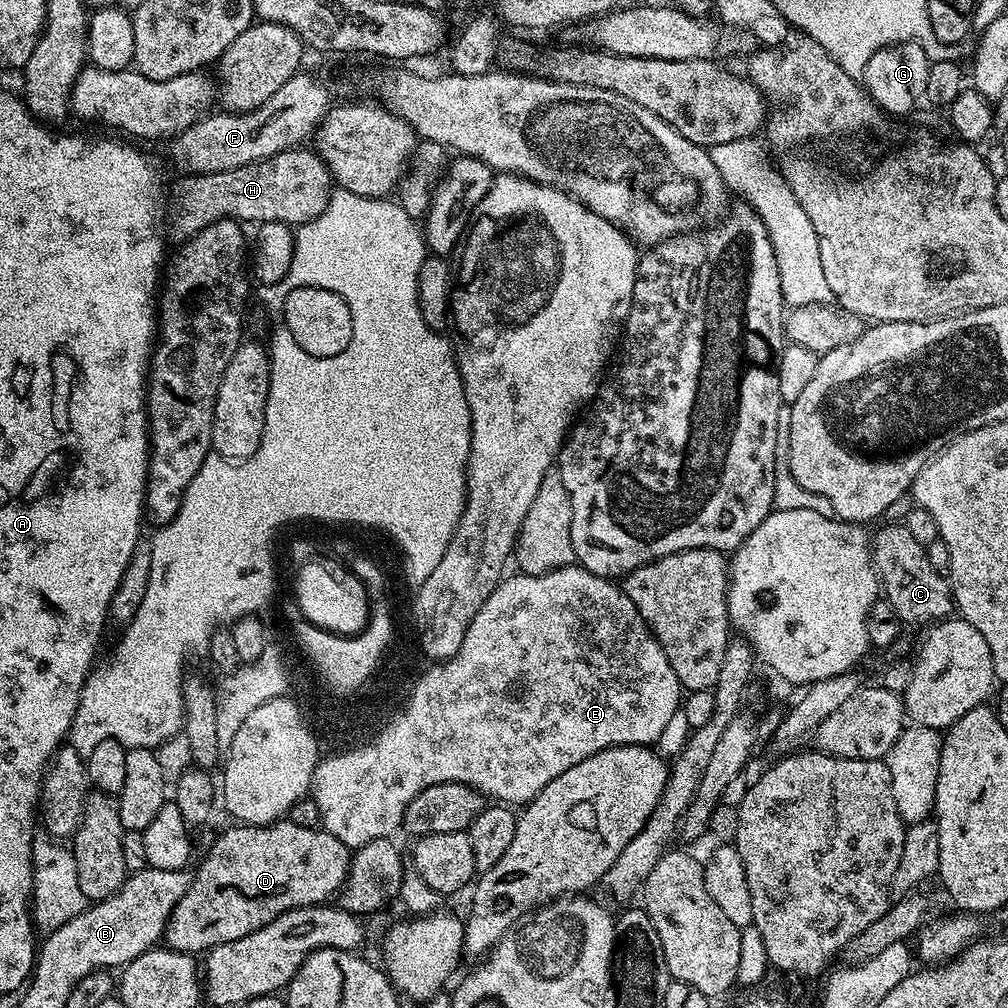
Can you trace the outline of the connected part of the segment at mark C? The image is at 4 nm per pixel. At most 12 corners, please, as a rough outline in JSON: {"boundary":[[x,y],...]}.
{"boundary":[[902,522],[871,537],[883,595],[905,625],[953,615],[949,581]]}

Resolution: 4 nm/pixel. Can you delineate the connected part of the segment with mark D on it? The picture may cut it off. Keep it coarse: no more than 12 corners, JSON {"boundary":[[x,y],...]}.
{"boundary":[[323,827],[228,828],[164,928],[204,954],[331,901],[353,853]]}

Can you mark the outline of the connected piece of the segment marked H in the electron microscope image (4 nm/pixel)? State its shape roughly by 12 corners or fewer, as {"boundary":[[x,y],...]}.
{"boundary":[[291,148],[188,174],[170,224],[183,242],[215,220],[299,226],[334,191],[324,160]]}

